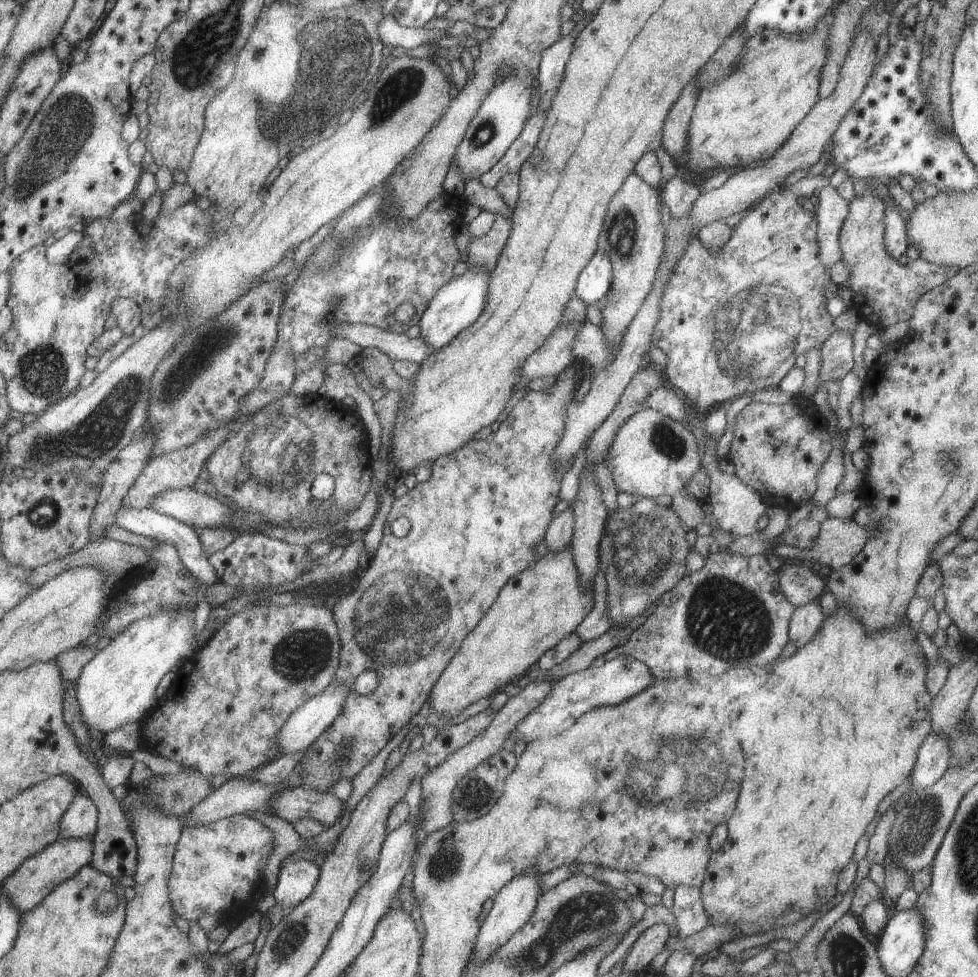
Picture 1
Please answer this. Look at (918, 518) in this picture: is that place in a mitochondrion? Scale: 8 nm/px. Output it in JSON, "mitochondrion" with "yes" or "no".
{"mitochondrion":"no"}

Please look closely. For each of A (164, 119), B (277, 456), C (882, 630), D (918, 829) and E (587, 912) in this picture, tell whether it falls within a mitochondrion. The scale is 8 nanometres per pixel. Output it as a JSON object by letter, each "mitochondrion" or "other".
{"A":"other","B":"mitochondrion","C":"other","D":"mitochondrion","E":"mitochondrion"}

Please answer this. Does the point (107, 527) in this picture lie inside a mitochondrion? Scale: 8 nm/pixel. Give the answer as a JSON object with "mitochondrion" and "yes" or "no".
{"mitochondrion":"no"}

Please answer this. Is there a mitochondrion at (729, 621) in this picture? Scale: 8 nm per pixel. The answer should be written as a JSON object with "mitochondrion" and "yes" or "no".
{"mitochondrion":"yes"}

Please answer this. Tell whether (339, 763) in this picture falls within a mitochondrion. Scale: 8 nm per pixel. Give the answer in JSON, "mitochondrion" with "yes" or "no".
{"mitochondrion":"yes"}

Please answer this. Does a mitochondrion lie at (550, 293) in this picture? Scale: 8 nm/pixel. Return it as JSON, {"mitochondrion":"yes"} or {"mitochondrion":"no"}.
{"mitochondrion":"no"}

